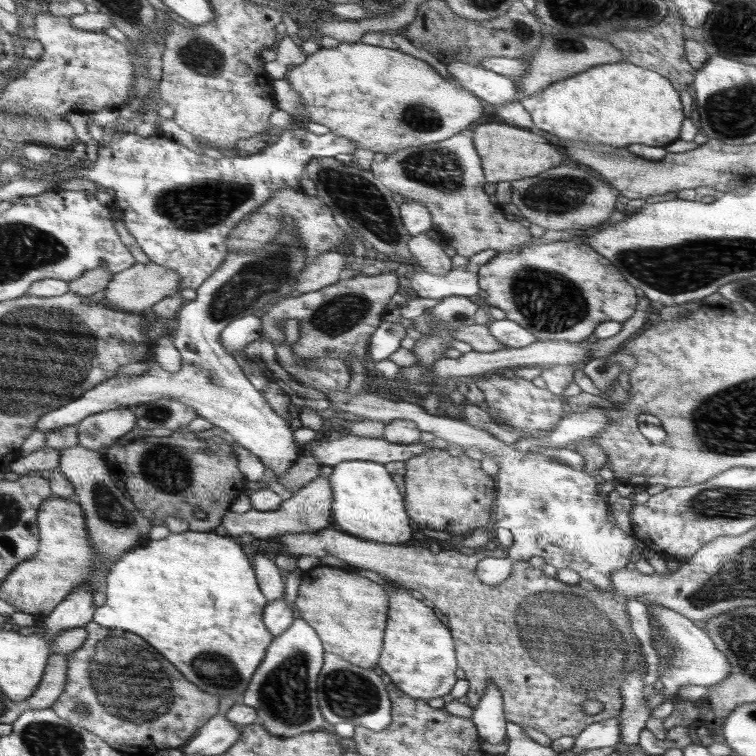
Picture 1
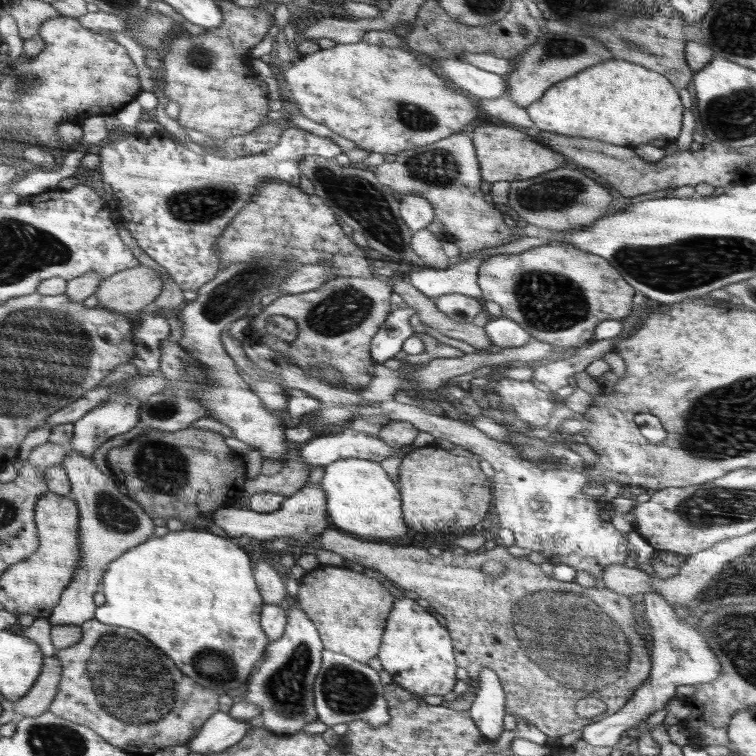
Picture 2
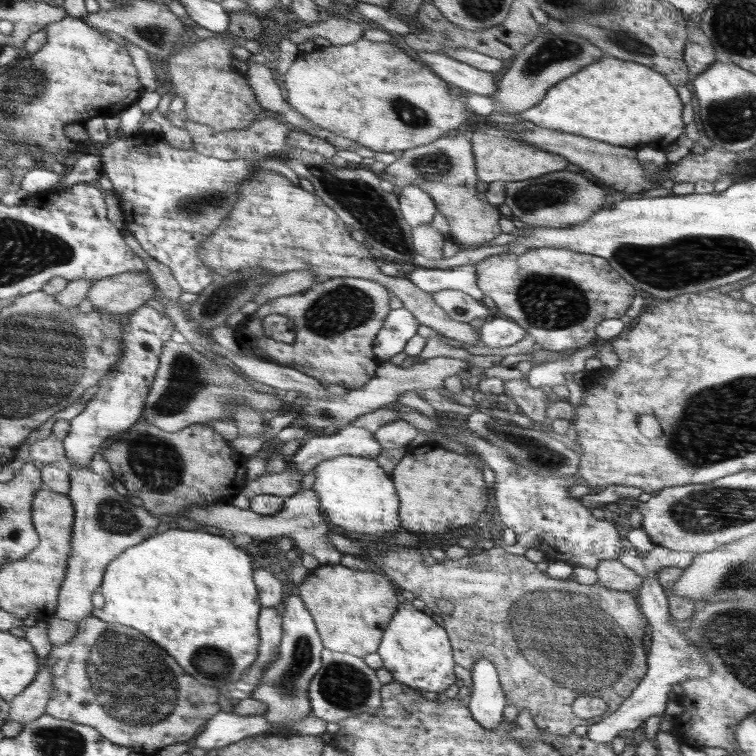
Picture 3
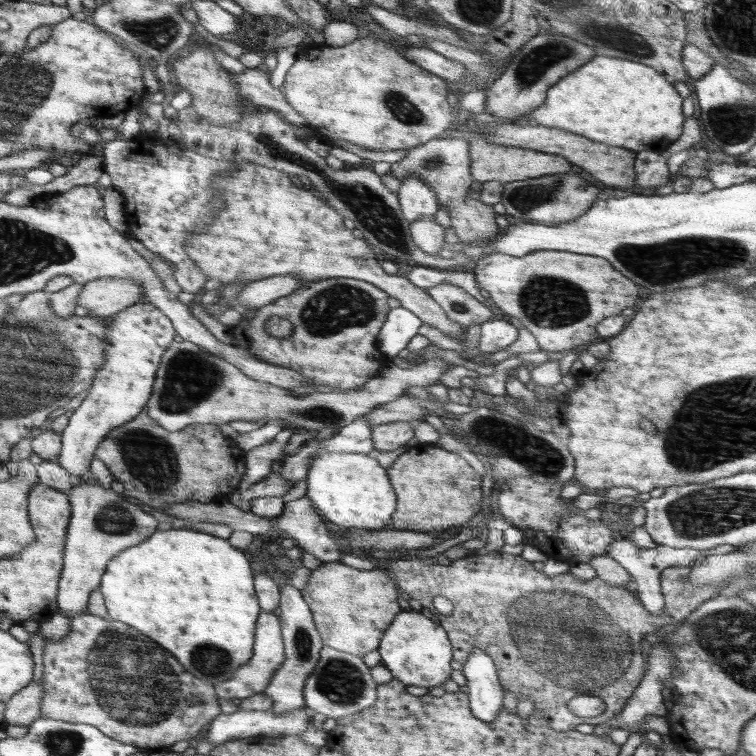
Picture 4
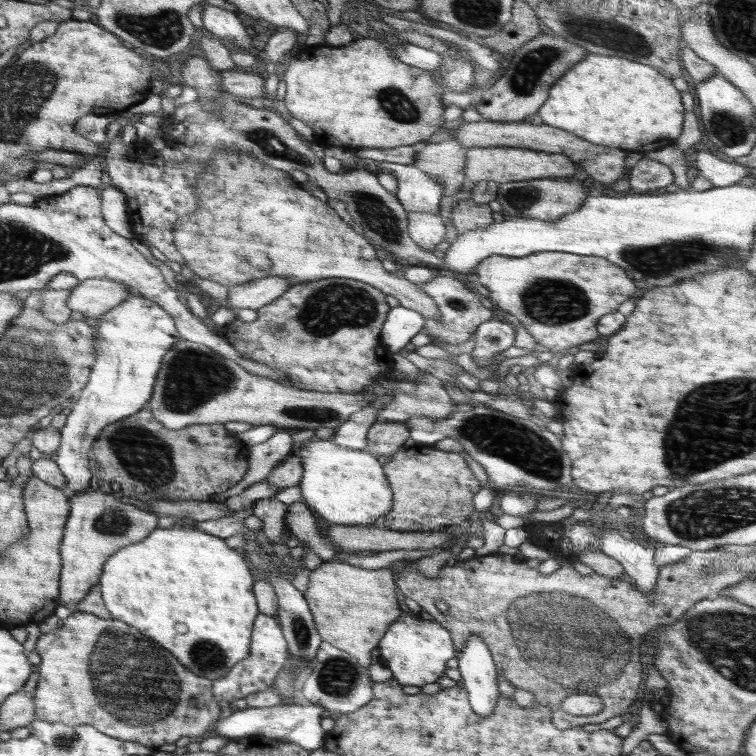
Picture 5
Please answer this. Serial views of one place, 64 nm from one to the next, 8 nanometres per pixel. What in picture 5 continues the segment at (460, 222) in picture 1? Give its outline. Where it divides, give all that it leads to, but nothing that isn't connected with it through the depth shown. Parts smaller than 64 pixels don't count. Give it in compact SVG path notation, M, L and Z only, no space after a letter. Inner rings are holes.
M444 140L436 144L424 143L420 152L416 154L413 165L441 182L443 196L458 194L467 180L463 173L465 157L456 140ZM464 199L451 205L449 210L455 215L451 222L459 234L477 228L485 228L494 221L492 218L493 211L488 205L476 204L470 199Z

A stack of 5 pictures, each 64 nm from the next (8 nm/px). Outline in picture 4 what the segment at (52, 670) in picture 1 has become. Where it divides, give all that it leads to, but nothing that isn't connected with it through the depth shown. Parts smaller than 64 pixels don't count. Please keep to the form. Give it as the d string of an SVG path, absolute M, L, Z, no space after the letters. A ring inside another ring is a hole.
M40 680L19 690L8 702L5 702L4 724L1 728L8 725L32 724L40 717L42 697L43 684Z

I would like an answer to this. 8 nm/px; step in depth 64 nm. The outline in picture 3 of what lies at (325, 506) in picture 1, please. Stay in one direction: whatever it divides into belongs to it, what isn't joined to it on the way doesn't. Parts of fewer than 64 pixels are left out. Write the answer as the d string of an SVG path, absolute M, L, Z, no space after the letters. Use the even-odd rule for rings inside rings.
M300 490L292 497L285 498L284 509L272 516L262 516L250 509L236 508L230 502L221 502L208 507L194 505L190 509L182 510L182 516L205 526L211 525L222 531L229 531L233 535L247 534L254 539L266 540L272 536L287 536L292 538L293 544L298 546L302 553L314 556L321 566L344 564L345 557L328 540L329 529L326 520L322 518L323 512L316 498L316 491Z

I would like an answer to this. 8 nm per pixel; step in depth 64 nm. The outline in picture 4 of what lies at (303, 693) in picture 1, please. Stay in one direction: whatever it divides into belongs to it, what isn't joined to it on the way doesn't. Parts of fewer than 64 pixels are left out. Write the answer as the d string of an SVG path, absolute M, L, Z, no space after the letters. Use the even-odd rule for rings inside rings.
M282 584L279 587L281 594L278 606L280 613L279 620L281 624L281 634L284 643L285 659L283 664L272 674L271 681L263 690L263 694L269 696L274 704L271 710L275 714L281 712L290 712L305 707L305 698L303 688L309 674L316 668L319 659L319 652L322 650L323 642L320 634L317 632L312 611L308 603L303 599L301 592L292 585Z

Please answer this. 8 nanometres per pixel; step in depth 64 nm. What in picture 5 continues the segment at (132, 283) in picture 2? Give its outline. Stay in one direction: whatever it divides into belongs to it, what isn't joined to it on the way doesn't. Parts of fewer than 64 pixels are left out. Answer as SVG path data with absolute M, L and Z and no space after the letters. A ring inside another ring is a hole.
M88 279L79 282L67 300L68 308L80 312L84 319L96 321L109 310L136 294L128 285L110 279Z

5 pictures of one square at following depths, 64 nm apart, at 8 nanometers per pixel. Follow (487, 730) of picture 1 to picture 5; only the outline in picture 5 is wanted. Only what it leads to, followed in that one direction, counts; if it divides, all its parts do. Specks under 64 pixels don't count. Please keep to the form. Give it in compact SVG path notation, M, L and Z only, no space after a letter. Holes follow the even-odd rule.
M471 635L458 659L469 705L480 716L492 714L499 697L497 665L482 637Z

